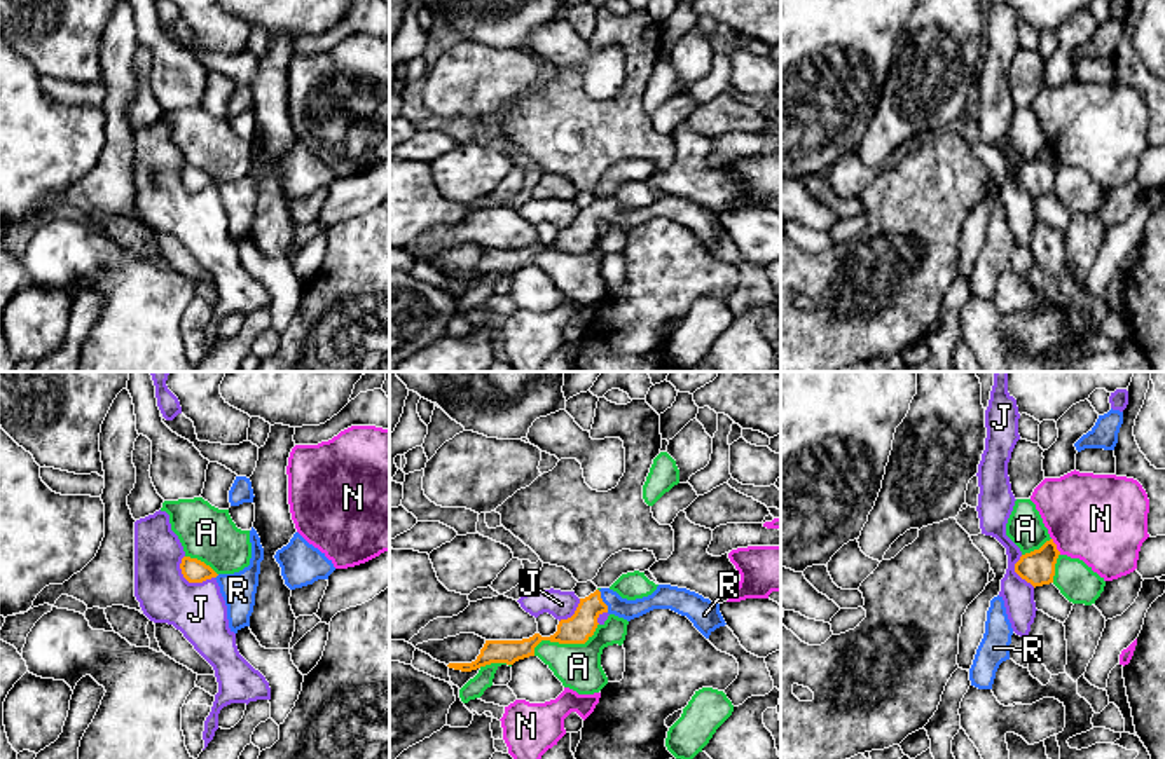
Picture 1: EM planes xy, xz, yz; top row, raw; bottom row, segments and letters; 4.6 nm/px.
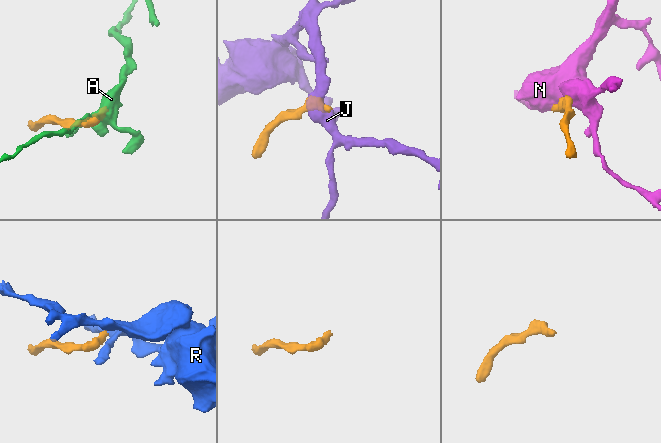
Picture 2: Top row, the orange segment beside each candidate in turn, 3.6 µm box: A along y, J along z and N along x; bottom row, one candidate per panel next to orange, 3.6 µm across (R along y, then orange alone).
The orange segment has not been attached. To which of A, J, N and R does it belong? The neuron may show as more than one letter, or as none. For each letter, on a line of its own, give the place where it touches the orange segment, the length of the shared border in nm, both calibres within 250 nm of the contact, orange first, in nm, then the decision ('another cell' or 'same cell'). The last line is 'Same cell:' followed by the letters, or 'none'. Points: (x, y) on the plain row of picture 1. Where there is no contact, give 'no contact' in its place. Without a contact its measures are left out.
A: xz (565, 252) | 340 nm | 130/200 nm | another cell
J: xy (191, 191) | 180 nm | 110/260 nm | another cell
N: yz (1055, 156) | 90 nm | 160/420 nm | another cell
R: xz (601, 210) | 120 nm | 130/90 nm | same cell
Same cell: R

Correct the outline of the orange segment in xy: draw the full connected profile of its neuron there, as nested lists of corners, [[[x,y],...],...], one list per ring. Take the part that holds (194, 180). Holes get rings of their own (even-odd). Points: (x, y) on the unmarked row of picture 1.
[[[253,136],[250,140],[250,152],[250,174],[234,183],[217,183],[204,171],[190,166],[183,166],[180,173],[182,183],[189,192],[203,192],[211,187],[217,188],[227,215],[229,237],[234,243],[245,236],[250,236],[250,225],[253,222],[259,195],[260,171],[264,169],[264,157]]]

